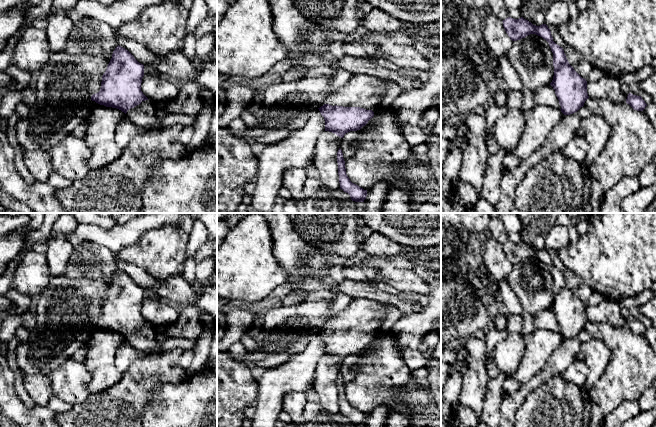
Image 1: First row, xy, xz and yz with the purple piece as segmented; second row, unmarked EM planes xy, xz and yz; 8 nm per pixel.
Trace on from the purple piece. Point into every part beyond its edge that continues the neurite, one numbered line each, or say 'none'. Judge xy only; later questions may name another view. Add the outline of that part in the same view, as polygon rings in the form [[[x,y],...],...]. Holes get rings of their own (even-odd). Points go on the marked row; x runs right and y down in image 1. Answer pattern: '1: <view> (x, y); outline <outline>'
1: xy (144, 115); outline [[[145,100],[141,104],[129,109],[128,119],[143,130],[164,128],[162,120],[157,115],[157,105],[151,100]]]

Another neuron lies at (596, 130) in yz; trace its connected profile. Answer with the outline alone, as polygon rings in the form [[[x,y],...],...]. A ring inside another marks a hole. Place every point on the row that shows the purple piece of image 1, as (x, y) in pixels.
[[[591,115],[581,121],[580,130],[588,143],[588,151],[581,163],[582,173],[590,170],[595,159],[606,147],[611,136],[611,125],[601,116]]]

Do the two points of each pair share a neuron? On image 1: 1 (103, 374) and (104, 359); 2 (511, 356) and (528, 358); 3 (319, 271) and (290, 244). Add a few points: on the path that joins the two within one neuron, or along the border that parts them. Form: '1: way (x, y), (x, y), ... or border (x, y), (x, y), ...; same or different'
1: border (112, 364), (97, 368), (92, 372); different
2: border (523, 335), (519, 365), (505, 374); different
3: way (312, 266), (297, 251); same

